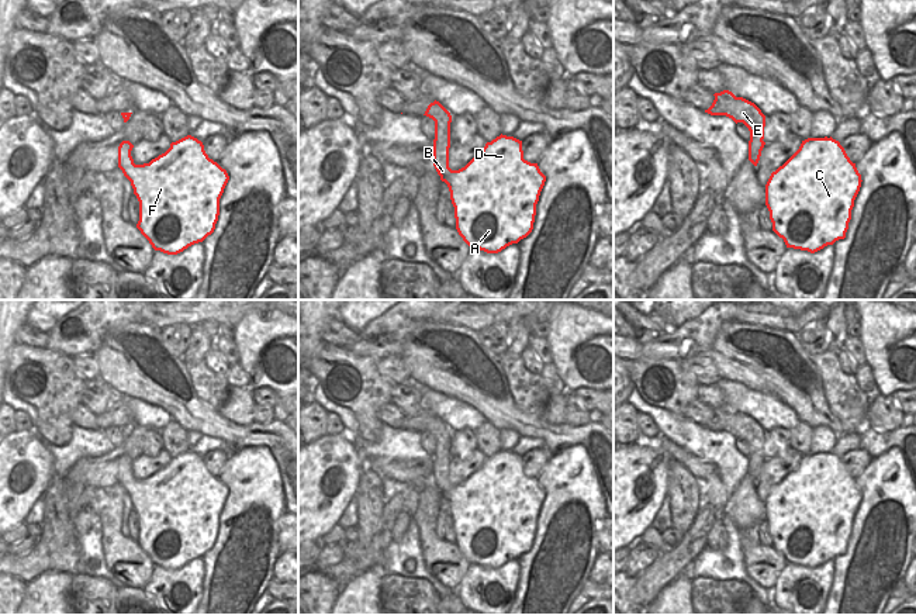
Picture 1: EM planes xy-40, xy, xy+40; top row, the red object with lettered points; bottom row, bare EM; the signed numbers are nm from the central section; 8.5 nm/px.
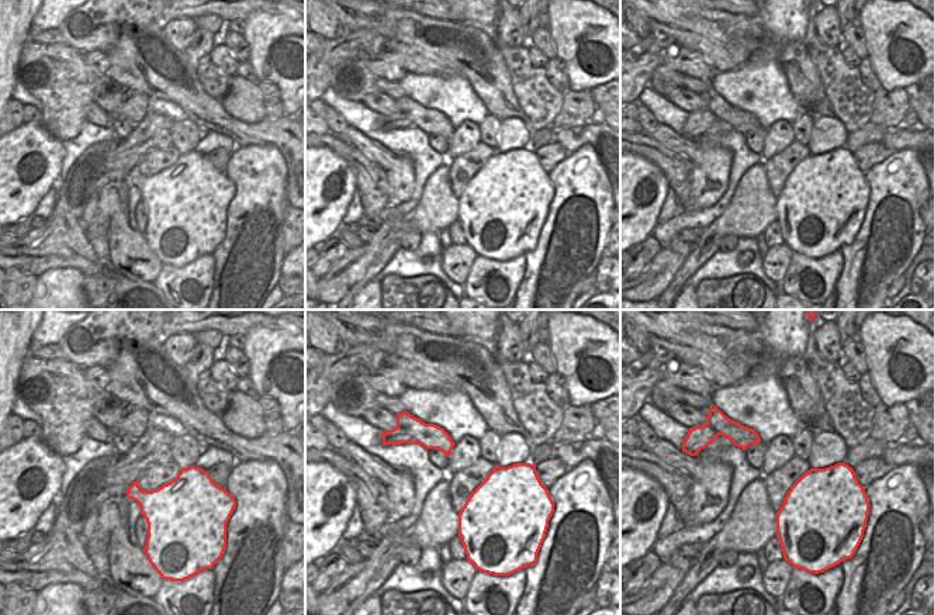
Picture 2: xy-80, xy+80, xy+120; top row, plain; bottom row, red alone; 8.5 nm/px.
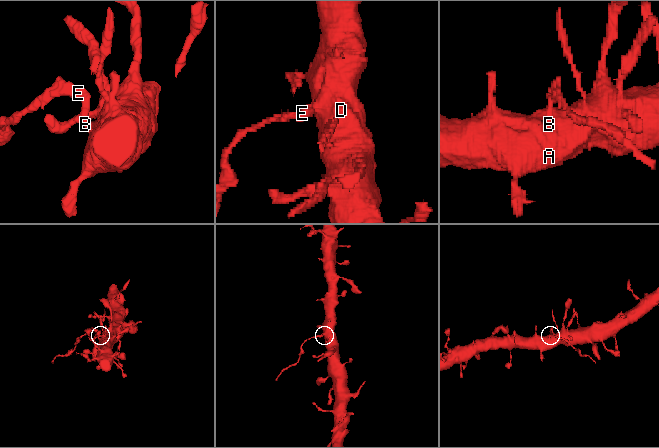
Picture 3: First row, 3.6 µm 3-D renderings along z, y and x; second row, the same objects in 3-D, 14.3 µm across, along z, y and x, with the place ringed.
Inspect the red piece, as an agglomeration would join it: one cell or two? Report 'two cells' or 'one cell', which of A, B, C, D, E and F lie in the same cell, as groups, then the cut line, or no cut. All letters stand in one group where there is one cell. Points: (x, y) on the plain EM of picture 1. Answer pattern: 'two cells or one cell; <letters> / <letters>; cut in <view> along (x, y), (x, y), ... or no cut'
two cells; A B C D F / E; cut in xy along (449, 455), (443, 453), (434, 462)

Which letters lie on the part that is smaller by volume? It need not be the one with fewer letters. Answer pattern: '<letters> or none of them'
E.

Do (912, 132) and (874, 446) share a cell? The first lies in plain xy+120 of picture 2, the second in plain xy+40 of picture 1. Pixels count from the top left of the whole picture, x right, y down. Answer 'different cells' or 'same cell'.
same cell

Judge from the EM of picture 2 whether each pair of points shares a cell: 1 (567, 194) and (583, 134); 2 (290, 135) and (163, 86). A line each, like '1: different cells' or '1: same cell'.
1: different cells
2: same cell

